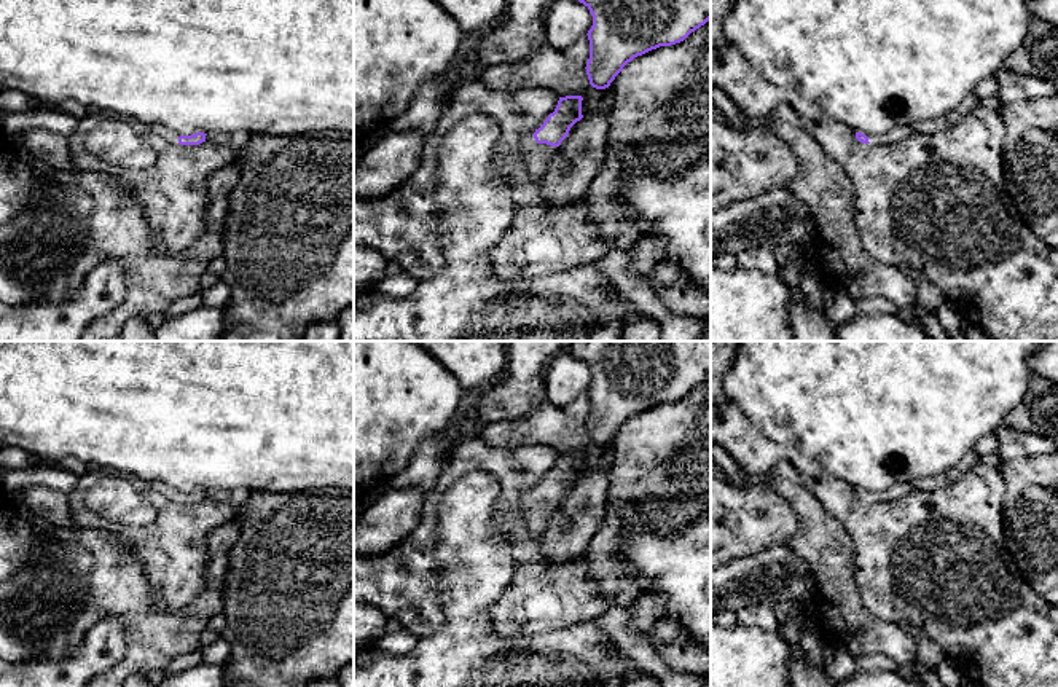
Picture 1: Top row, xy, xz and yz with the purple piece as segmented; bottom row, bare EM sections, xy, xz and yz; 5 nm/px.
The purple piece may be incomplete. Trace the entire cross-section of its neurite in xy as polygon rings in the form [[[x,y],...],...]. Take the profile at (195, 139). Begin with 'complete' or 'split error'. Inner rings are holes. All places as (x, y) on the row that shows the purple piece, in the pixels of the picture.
split error | [[[155,124],[155,126],[150,126],[150,128],[159,137],[163,137],[166,140],[170,140],[174,143],[180,143],[180,145],[199,145],[199,143],[206,142],[206,135],[207,135],[204,132],[196,132],[196,134],[191,134],[191,135],[177,135],[177,134],[167,131],[161,124]]]

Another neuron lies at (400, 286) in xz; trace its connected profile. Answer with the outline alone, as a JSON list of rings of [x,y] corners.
[[[406,274],[384,276],[379,282],[371,287],[371,290],[379,296],[405,298],[416,290],[417,284],[419,281]]]

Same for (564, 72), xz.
[[[583,35],[564,51],[545,43],[523,62],[496,64],[475,75],[492,89],[543,86],[553,89],[559,97],[582,96],[582,115],[586,118],[598,110],[604,97],[604,89],[590,84],[585,69],[588,59],[590,40],[588,35]]]

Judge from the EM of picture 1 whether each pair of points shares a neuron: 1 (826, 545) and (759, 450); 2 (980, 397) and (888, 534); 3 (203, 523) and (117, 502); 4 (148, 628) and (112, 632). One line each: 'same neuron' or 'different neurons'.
1: different neurons
2: different neurons
3: different neurons
4: different neurons

